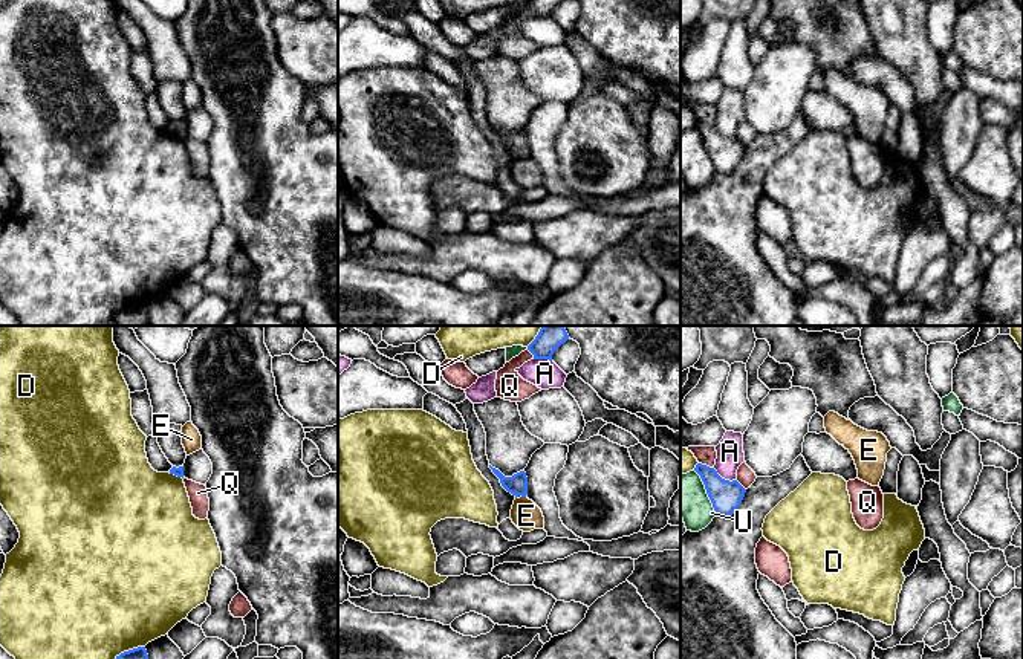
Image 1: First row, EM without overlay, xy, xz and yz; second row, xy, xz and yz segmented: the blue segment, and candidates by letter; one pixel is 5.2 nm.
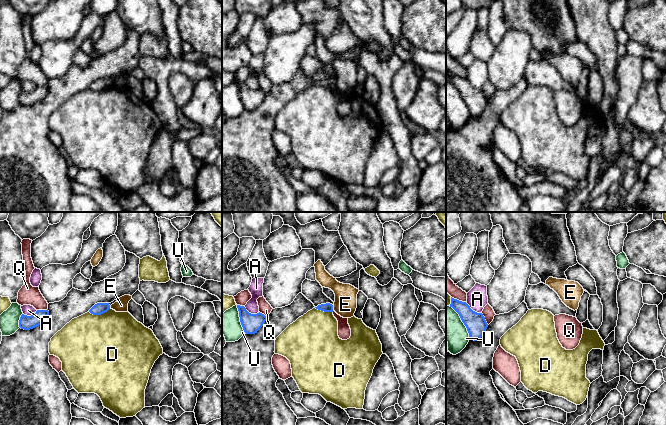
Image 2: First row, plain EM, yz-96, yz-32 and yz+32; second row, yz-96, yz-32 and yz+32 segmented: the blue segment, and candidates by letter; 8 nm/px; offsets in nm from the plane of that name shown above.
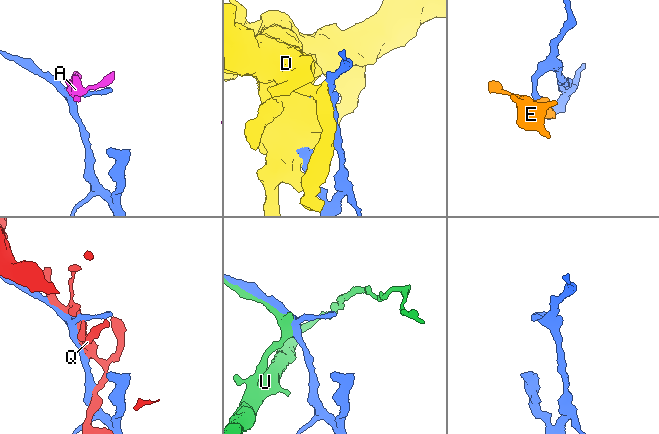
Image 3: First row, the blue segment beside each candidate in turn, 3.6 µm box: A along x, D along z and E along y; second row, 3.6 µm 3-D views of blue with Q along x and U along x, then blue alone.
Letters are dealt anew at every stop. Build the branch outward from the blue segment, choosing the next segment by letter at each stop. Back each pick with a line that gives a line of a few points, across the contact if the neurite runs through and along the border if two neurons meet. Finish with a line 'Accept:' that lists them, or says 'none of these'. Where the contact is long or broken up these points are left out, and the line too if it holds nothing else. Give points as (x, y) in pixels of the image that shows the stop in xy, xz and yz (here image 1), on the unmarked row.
Accept: none of these

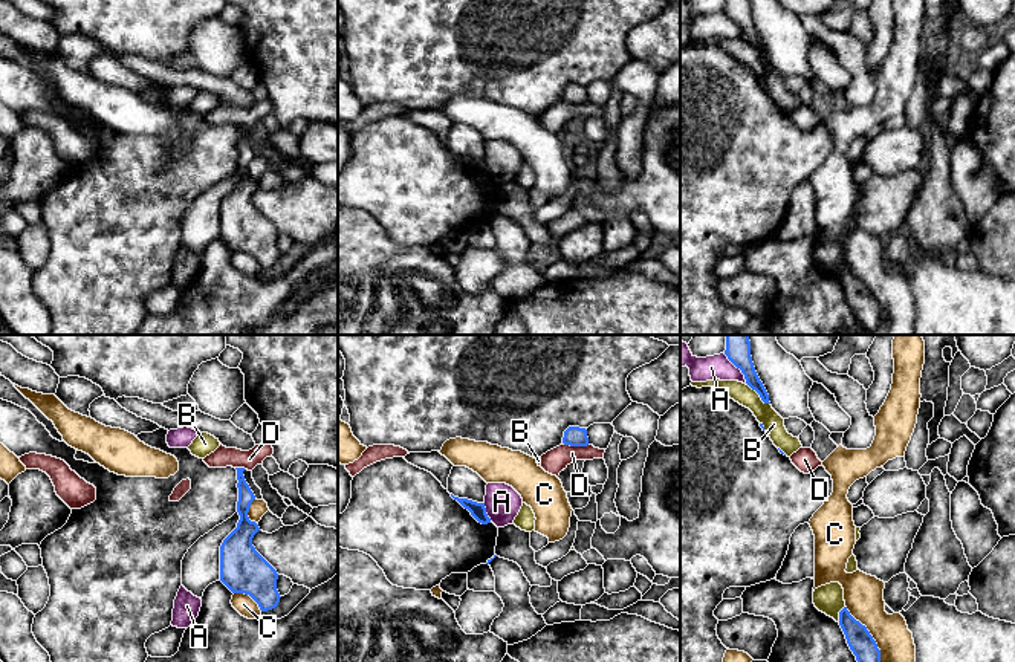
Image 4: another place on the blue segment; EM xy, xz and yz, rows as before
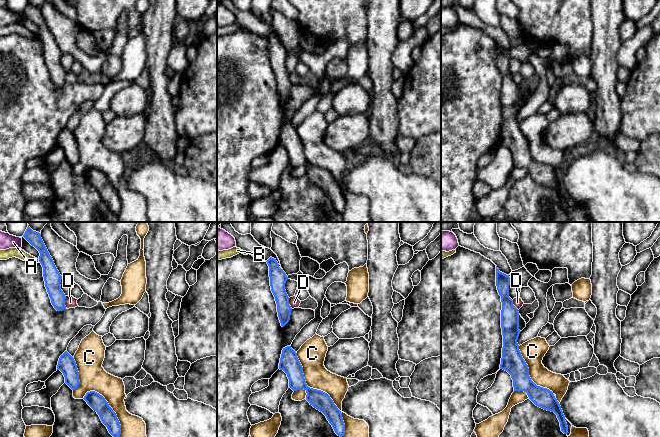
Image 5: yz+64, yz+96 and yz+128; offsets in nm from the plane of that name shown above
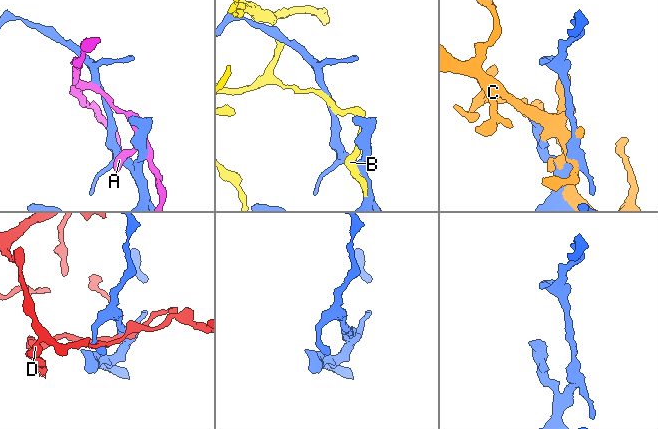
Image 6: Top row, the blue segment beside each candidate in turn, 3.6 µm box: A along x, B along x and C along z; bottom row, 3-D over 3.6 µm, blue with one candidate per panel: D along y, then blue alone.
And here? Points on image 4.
Accept: none of these

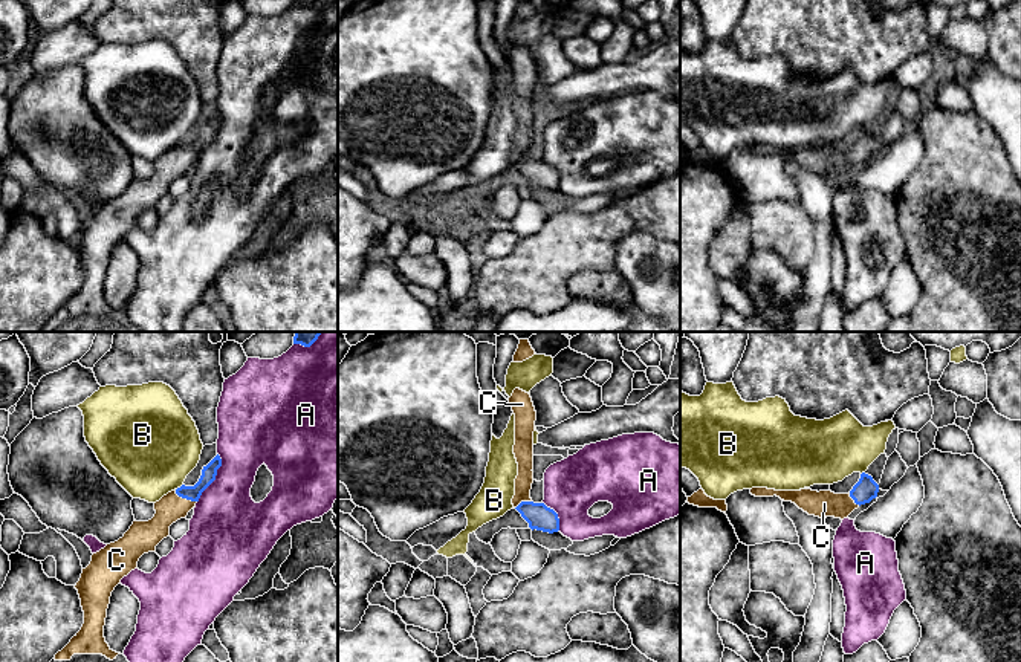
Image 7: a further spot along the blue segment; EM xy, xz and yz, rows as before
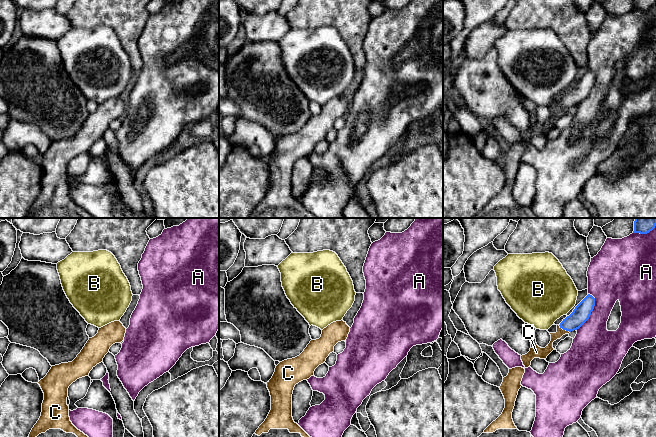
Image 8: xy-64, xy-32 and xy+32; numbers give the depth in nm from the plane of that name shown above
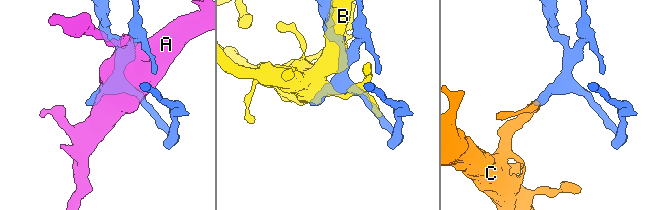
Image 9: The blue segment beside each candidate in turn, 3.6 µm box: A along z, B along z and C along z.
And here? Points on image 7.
C: line xy (210, 129), (207, 136), (185, 155), (170, 165)
Accept: C

